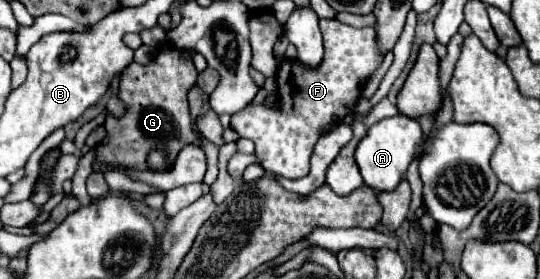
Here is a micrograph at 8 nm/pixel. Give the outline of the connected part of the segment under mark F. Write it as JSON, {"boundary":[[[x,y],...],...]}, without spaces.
{"boundary":[[[321,19],[319,23],[321,23],[323,41],[325,41],[325,59],[323,59],[321,67],[309,71],[297,61],[283,61],[279,75],[277,75],[281,107],[267,109],[267,107],[259,107],[259,105],[247,105],[245,109],[231,115],[231,127],[241,137],[247,137],[255,143],[255,155],[263,163],[263,169],[269,173],[277,173],[281,177],[287,177],[287,179],[301,179],[309,173],[309,157],[311,157],[313,147],[317,143],[321,127],[329,125],[333,121],[341,121],[349,111],[355,109],[367,77],[383,63],[373,27],[355,29],[351,25],[343,25],[337,19]]]}

